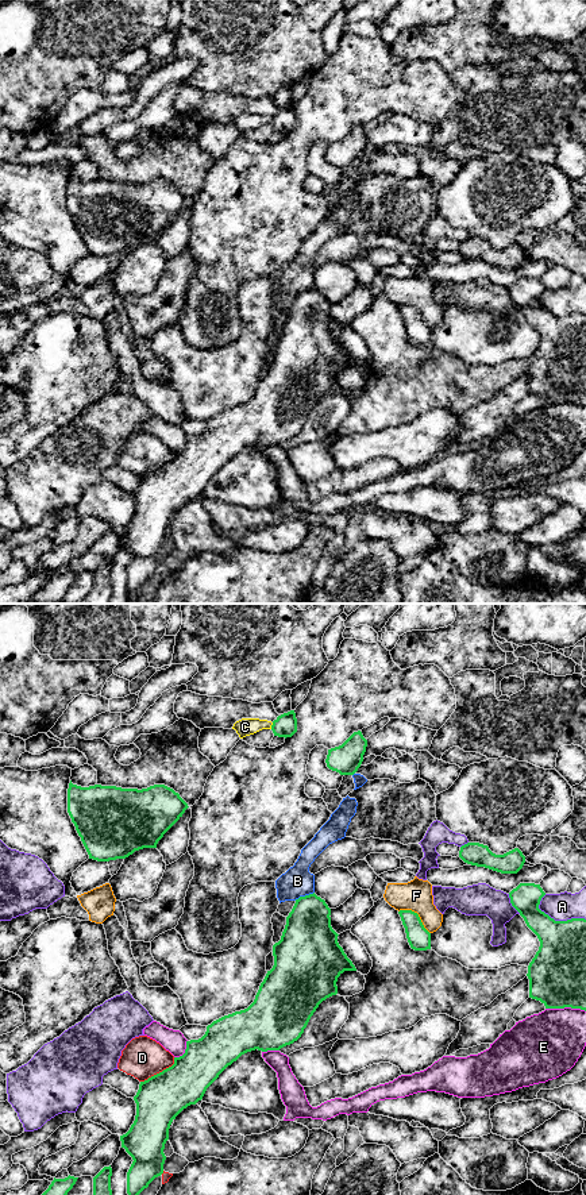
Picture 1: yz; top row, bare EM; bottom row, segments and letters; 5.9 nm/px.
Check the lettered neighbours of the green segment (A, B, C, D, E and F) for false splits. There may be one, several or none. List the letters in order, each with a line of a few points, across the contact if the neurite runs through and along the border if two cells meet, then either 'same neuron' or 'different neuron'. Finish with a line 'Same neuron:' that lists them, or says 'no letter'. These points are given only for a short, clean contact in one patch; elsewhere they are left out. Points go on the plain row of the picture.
A: different neuron
B: different neuron
C: line yz (273, 118), (270, 123); different neuron
D: different neuron
E: different neuron
F: different neuron
Same neuron: no letter

